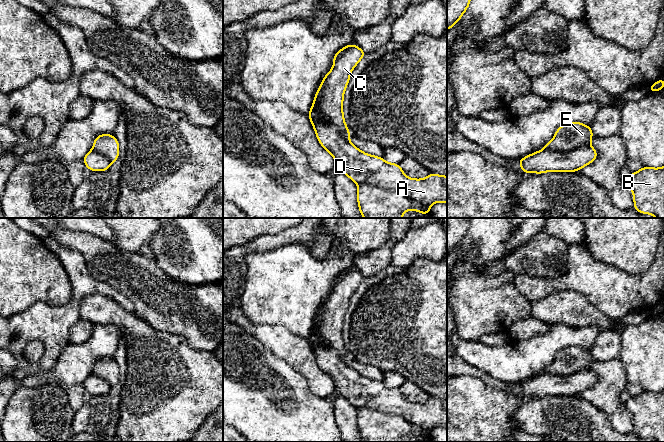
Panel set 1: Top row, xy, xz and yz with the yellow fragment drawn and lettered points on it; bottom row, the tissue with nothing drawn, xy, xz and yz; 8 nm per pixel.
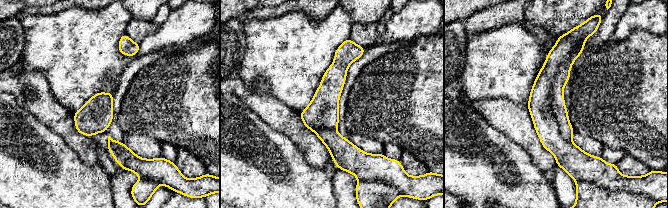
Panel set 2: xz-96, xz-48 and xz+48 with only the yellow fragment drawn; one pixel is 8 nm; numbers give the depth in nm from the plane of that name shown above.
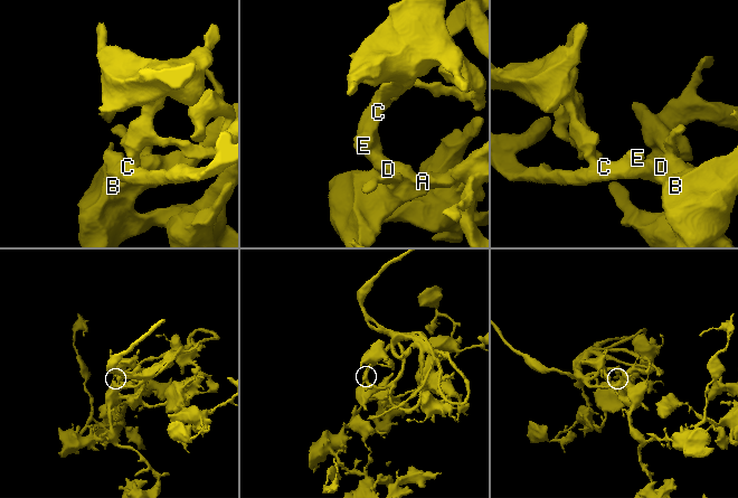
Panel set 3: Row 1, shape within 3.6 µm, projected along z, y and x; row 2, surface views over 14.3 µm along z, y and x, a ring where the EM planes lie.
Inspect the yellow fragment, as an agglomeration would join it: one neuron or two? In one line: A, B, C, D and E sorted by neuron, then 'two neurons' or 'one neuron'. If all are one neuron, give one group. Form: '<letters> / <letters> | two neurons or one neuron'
A B C D E | one neuron

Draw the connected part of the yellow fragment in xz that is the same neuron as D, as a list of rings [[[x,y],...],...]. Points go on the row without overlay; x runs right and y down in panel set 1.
[[[350,268],[344,270],[333,281],[334,289],[326,298],[315,317],[308,338],[321,370],[335,383],[335,394],[346,398],[357,407],[359,436],[364,442],[402,442],[405,435],[415,434],[430,439],[430,430],[436,426],[447,427],[447,400],[430,397],[424,403],[407,401],[400,388],[388,387],[382,381],[368,379],[350,365],[350,355],[343,340],[343,322],[354,291],[365,280],[365,276]]]

